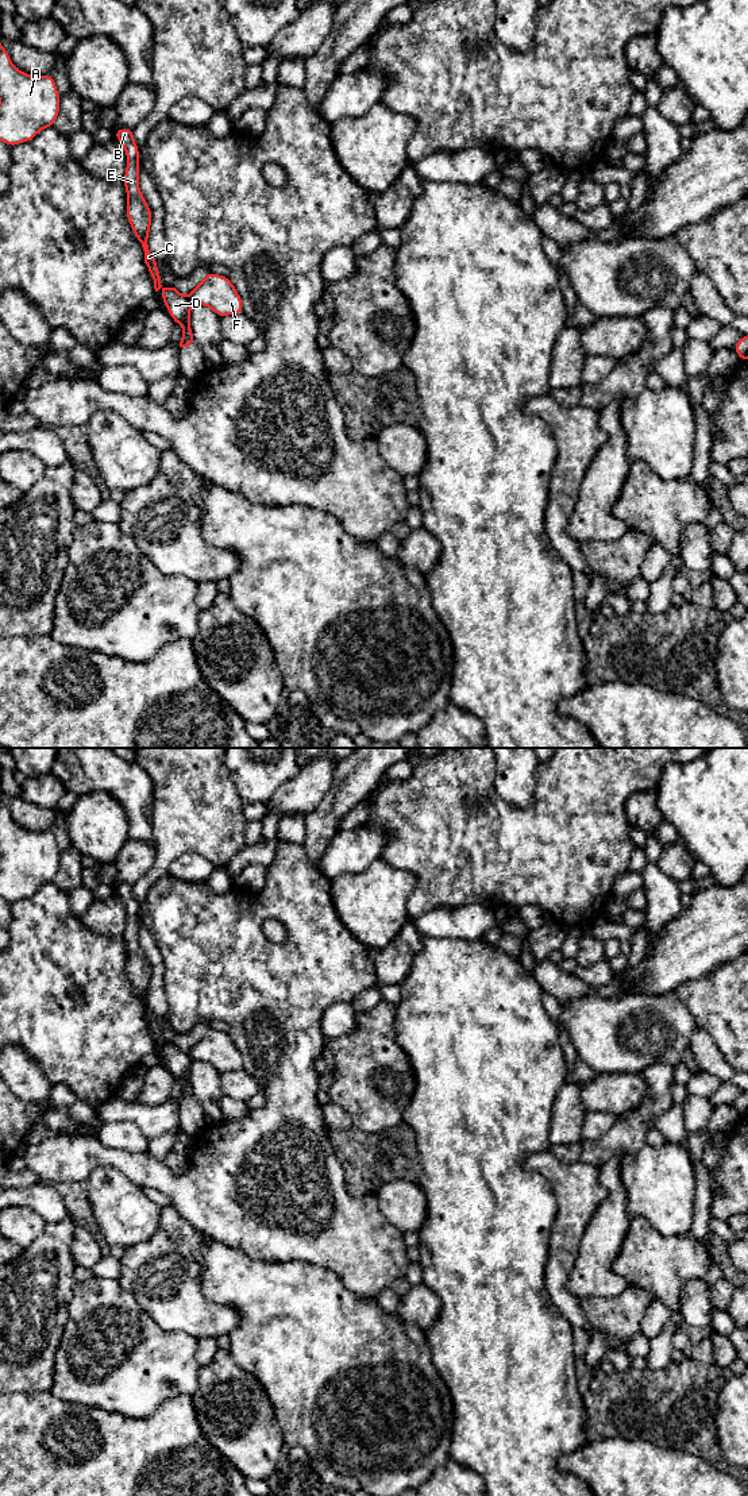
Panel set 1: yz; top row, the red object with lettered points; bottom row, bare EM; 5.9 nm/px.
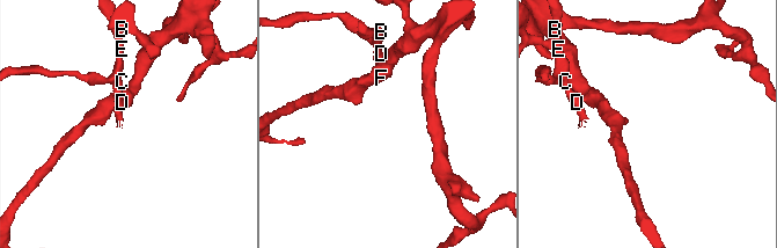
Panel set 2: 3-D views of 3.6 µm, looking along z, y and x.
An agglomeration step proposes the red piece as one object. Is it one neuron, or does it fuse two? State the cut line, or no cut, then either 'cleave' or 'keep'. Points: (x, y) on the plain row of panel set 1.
no cut; keep

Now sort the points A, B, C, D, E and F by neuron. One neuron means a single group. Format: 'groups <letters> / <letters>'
groups A B C D E F

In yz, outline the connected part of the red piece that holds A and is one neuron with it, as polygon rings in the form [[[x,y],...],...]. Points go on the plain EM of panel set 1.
[[[0,801],[0,897],[14,903],[53,883],[61,852],[51,830],[20,828]]]

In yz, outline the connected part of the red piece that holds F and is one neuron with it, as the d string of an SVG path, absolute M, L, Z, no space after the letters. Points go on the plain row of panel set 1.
M208 1027L188 1053L184 1053L177 1041L162 1046L162 1057L174 1080L182 1081L180 1103L196 1100L190 1084L190 1065L193 1060L211 1064L220 1075L230 1071L243 1069L243 1057L227 1032Z

